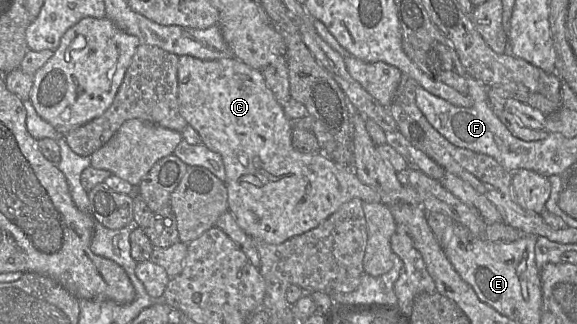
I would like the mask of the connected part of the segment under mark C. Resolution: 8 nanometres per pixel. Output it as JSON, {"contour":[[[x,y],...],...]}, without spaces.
{"contour":[[[189,55],[179,56],[178,106],[180,114],[201,137],[202,143],[221,155],[226,179],[228,211],[239,227],[252,239],[269,244],[281,244],[291,237],[303,234],[319,226],[335,213],[341,205],[353,198],[368,203],[420,205],[421,199],[409,184],[399,191],[384,193],[362,183],[349,167],[336,164],[323,152],[304,154],[296,151],[291,143],[292,123],[266,86],[262,70],[256,70],[231,57],[201,60]]]}

